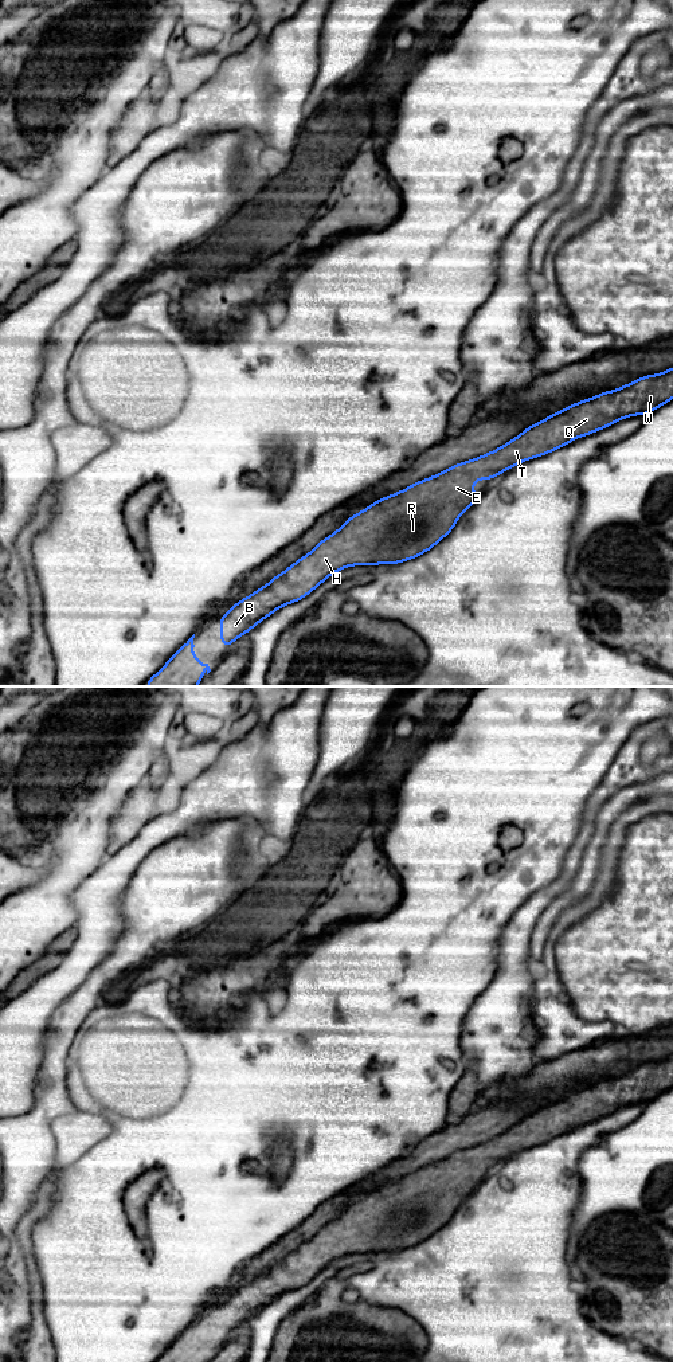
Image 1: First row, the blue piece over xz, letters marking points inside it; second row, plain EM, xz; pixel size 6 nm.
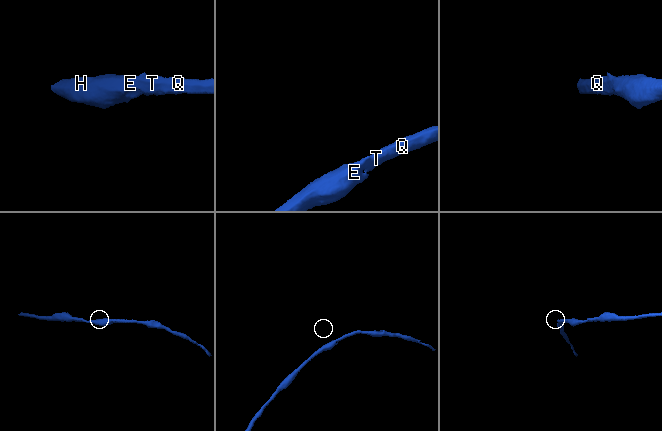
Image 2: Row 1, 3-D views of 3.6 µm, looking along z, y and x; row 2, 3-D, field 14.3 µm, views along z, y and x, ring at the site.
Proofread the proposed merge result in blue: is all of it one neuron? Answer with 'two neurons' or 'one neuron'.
one neuron

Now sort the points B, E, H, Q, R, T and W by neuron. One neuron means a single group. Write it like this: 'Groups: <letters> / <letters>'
Groups: B E H Q R T W

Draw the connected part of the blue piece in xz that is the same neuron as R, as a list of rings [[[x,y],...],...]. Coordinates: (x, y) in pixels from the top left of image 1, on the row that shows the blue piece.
[[[673,368],[642,376],[621,388],[602,392],[549,415],[485,455],[459,462],[439,474],[375,501],[364,510],[351,516],[336,532],[321,540],[312,552],[223,614],[219,618],[220,645],[230,647],[235,639],[247,634],[278,608],[309,595],[333,572],[351,565],[398,564],[430,551],[453,531],[459,516],[476,504],[478,496],[473,490],[473,484],[477,478],[489,481],[521,462],[555,451],[576,438],[596,433],[621,419],[633,415],[646,416],[672,399]]]

